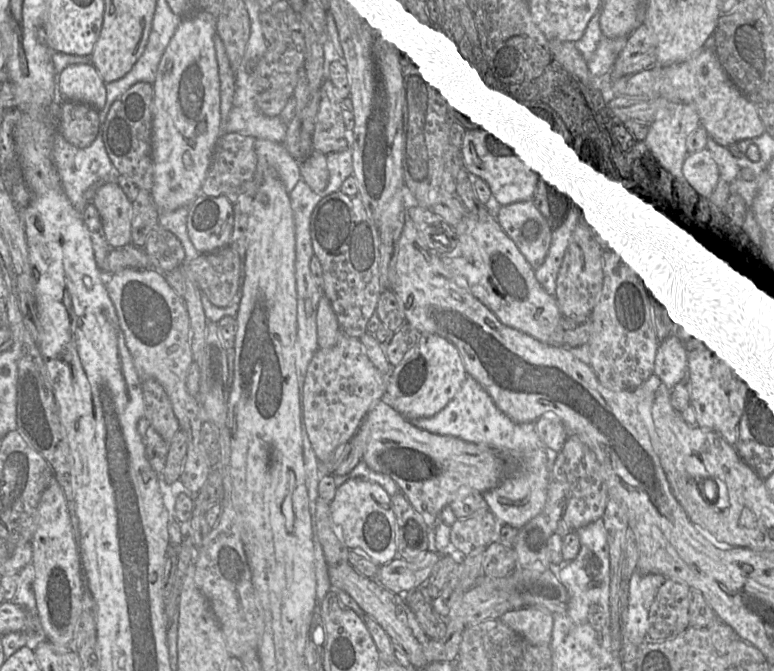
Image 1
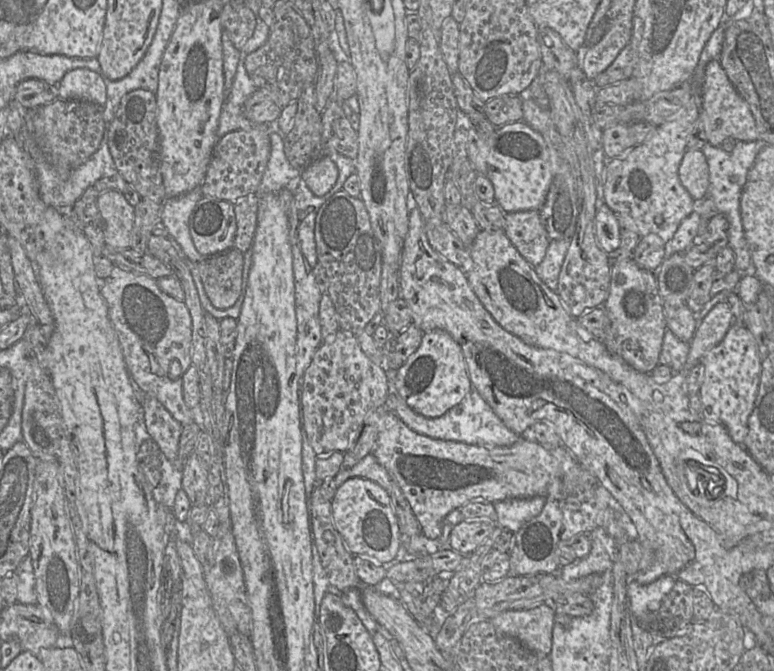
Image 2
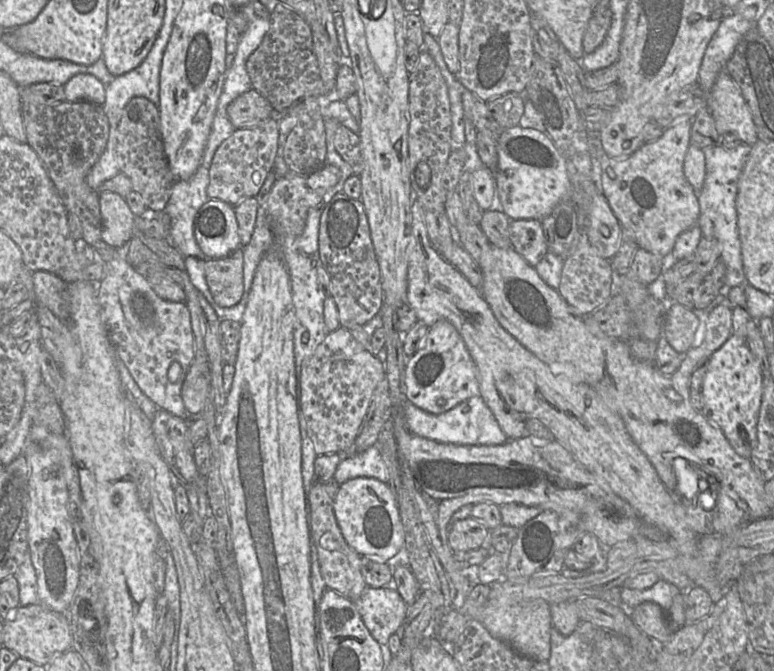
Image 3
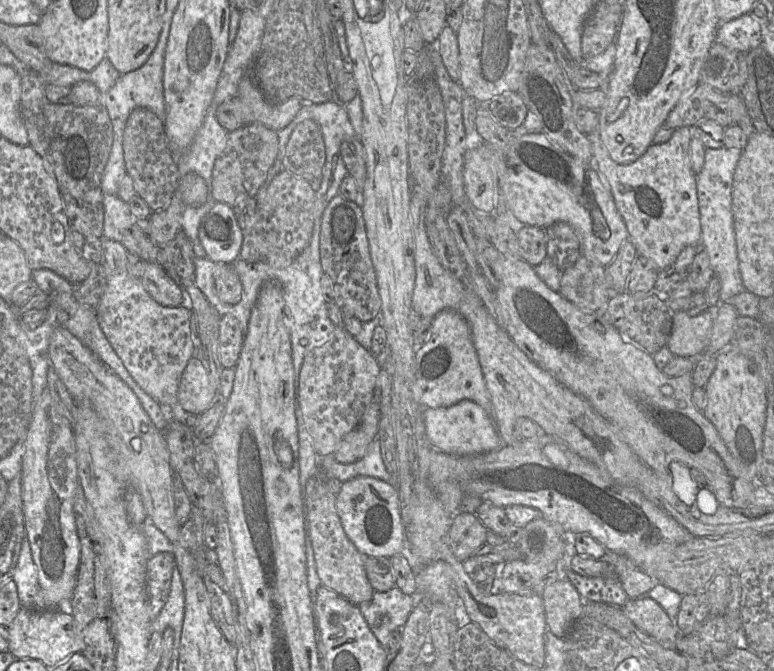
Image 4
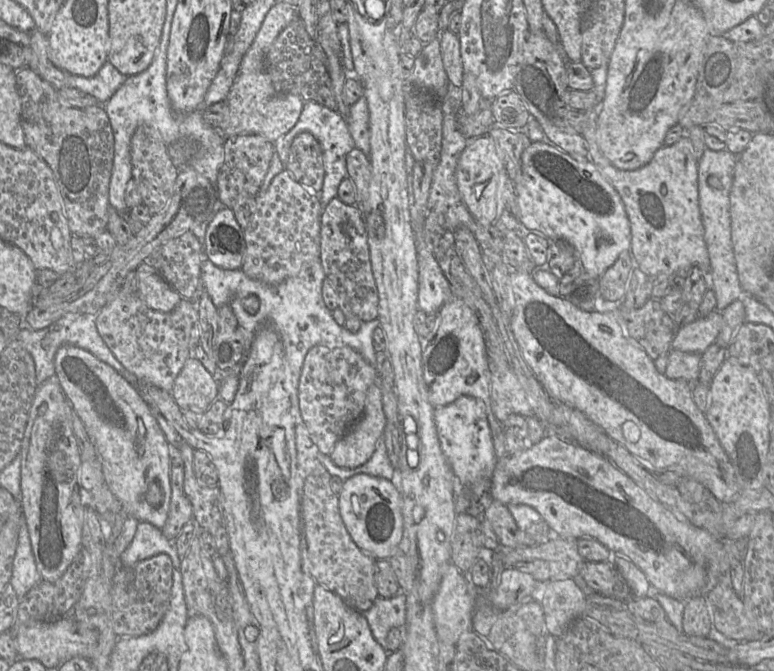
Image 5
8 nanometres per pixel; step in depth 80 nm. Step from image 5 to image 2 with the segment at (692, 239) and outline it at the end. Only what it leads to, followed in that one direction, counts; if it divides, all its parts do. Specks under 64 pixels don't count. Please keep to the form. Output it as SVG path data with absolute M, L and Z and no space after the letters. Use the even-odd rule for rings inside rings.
M690 108L676 120L657 126L643 143L607 162L604 202L615 214L629 216L641 237L654 233L670 241L681 221L696 209L696 201L681 183L679 167L699 111Z

